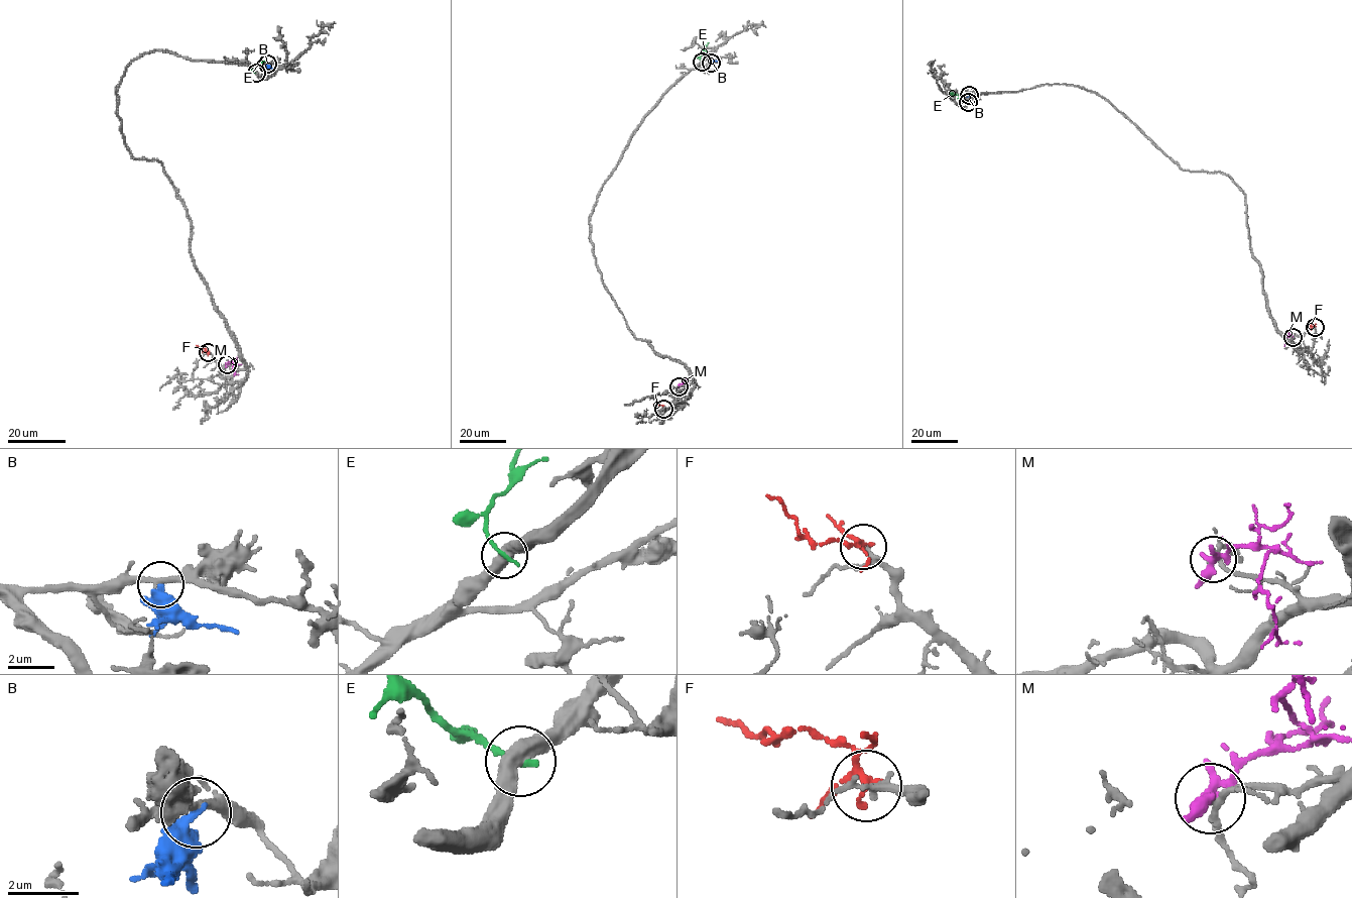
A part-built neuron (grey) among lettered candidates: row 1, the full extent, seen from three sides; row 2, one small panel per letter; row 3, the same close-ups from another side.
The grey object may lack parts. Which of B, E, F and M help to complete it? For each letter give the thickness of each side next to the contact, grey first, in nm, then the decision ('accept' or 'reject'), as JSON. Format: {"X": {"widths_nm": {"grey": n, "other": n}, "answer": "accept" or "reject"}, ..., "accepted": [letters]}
{"B": {"widths_nm": {"grey": 280, "other": 440}, "answer": "reject"}, "E": {"widths_nm": {"grey": 500, "other": 200}, "answer": "reject"}, "F": {"widths_nm": {"grey": 190, "other": 170}, "answer": "accept"}, "M": {"widths_nm": {"grey": 150, "other": 340}, "answer": "reject"}, "accepted": ["F"]}

